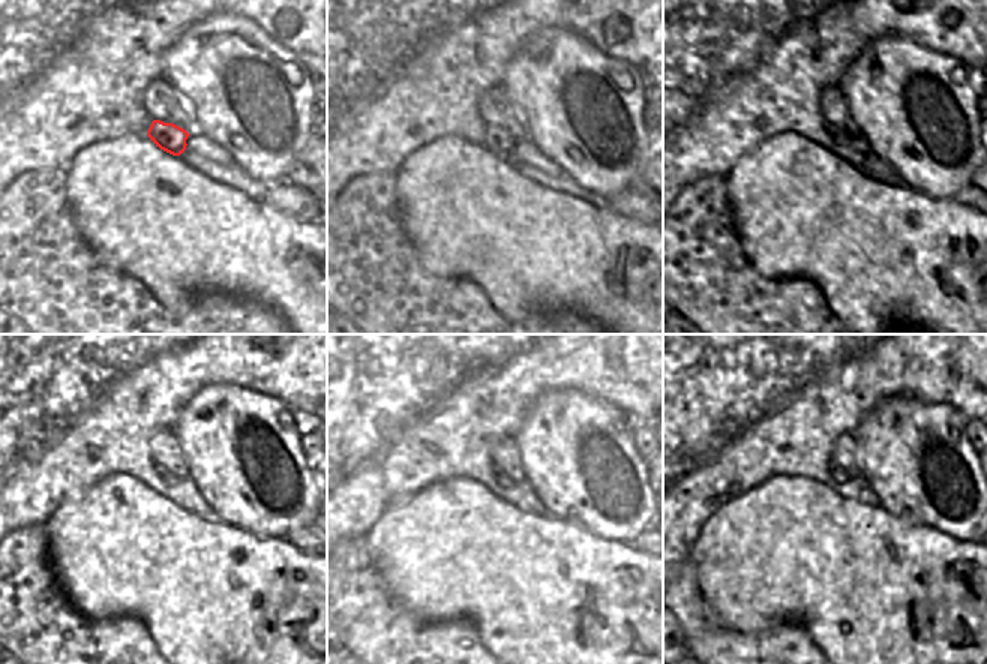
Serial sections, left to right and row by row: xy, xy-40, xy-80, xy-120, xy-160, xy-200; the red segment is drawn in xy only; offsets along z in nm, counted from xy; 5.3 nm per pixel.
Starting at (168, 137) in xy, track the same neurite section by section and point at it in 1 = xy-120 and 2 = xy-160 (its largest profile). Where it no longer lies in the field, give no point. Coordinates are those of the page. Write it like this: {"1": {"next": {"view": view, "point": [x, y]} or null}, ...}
{"1": {"next": {"view": "xy-120", "point": [164, 474]}}, "2": {"next": {"view": "xy-160", "point": [503, 480]}}}

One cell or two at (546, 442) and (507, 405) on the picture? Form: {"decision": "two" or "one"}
{"decision": "two"}

